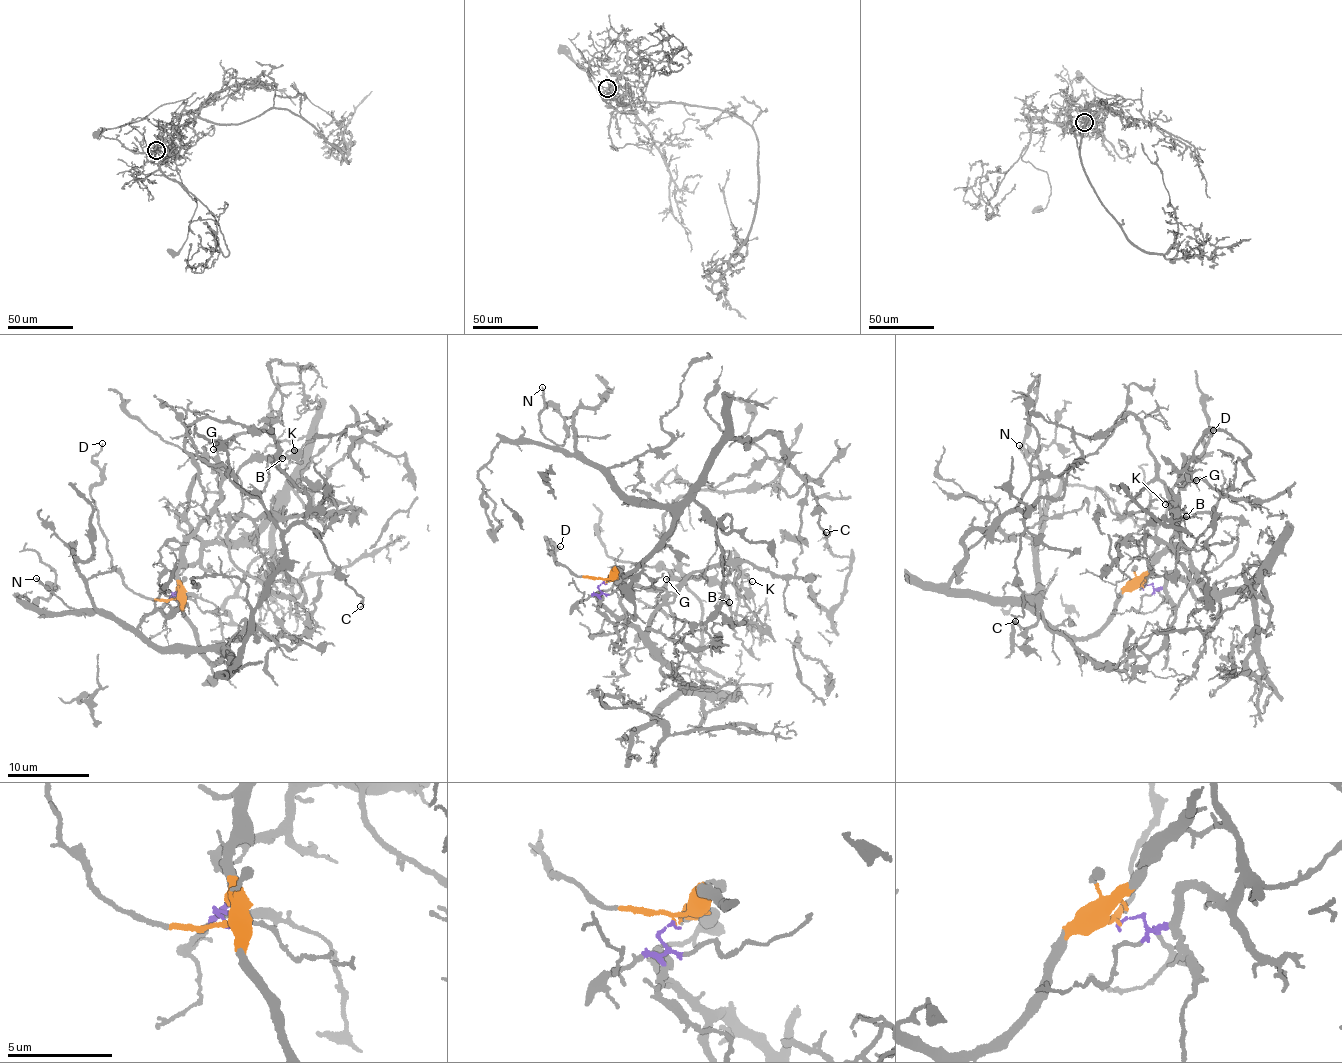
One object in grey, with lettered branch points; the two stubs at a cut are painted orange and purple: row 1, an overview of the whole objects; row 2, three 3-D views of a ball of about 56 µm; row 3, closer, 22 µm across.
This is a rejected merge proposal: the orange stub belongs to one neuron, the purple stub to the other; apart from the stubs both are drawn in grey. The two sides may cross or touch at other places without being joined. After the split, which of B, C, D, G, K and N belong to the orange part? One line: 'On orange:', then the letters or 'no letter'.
On orange: B, C, D, G, K, N

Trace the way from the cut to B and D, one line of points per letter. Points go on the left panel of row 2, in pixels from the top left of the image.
B: (175, 599), (179, 597), (177, 576), (183, 545), (220, 500), (220, 483), (254, 459), (278, 464), (283, 458)
D: (175, 599), (141, 597), (132, 592), (111, 565), (90, 491), (101, 474), (96, 460), (101, 443)

